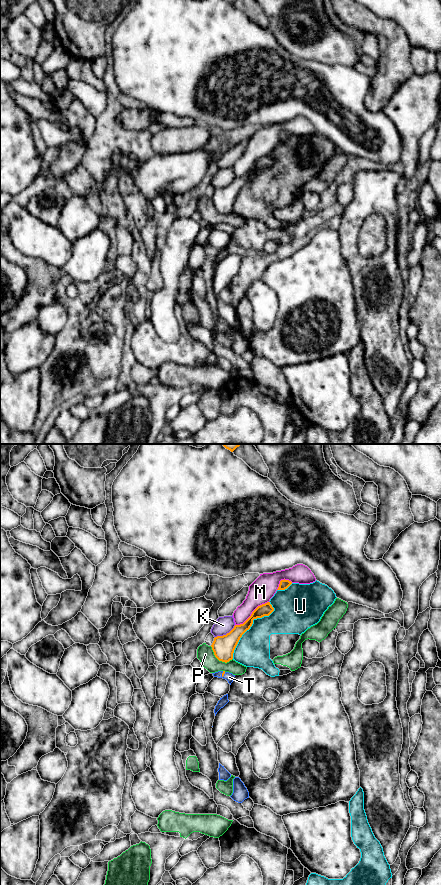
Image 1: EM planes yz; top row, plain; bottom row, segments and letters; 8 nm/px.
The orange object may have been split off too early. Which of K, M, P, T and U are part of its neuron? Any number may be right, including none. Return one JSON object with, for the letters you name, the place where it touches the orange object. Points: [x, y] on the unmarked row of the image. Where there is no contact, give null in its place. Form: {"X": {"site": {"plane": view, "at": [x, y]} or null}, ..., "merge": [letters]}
{"T": {"site": {"plane": "yz", "at": [222, 226]}}, "merge": ["T"]}

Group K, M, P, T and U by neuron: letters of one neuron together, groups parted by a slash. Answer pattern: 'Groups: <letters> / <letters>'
Groups: K / M / P / T / U

